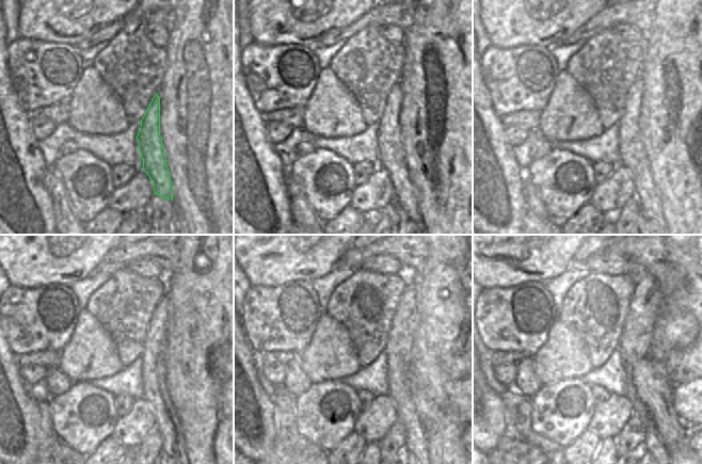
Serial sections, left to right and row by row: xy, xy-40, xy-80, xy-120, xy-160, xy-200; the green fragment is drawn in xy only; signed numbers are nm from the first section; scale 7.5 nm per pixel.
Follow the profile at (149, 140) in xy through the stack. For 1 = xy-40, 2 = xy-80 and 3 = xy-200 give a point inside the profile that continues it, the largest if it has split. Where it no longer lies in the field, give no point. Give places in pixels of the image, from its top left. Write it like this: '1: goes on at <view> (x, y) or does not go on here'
1: goes on at xy-40 (392, 153)
2: goes on at xy-80 (633, 156)
3: goes on at xy-200 (645, 305)

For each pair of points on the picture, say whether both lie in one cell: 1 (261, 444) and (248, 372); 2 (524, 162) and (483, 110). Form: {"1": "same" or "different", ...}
{"1": "same", "2": "different"}

